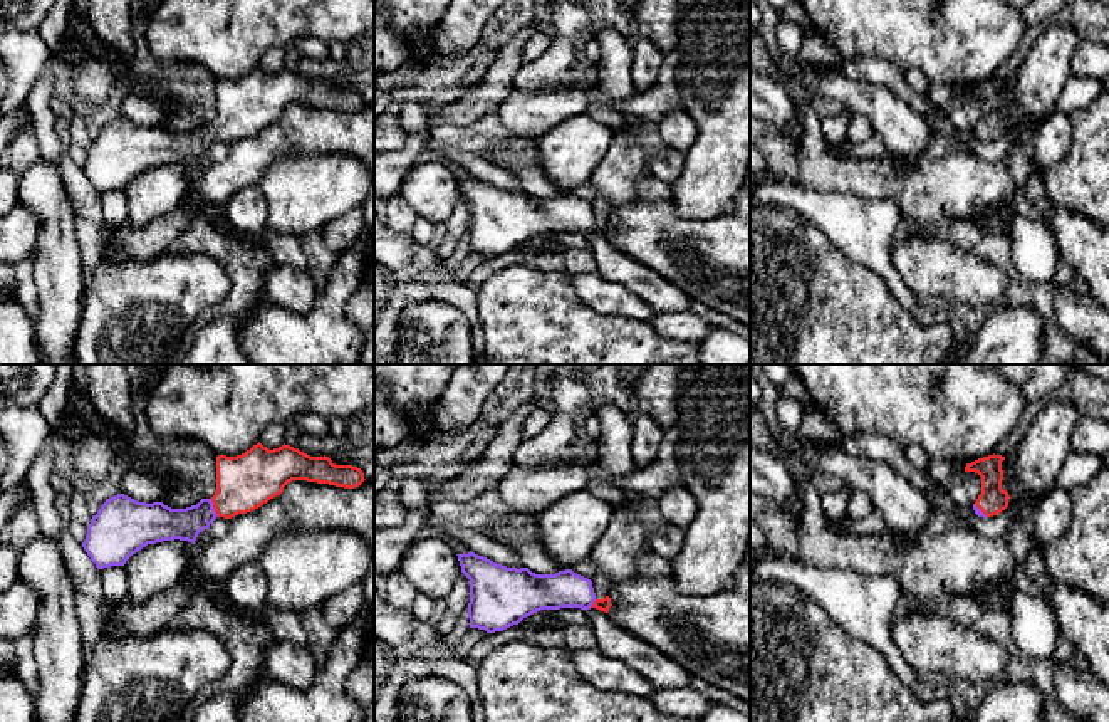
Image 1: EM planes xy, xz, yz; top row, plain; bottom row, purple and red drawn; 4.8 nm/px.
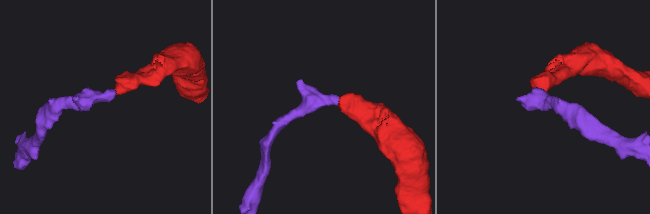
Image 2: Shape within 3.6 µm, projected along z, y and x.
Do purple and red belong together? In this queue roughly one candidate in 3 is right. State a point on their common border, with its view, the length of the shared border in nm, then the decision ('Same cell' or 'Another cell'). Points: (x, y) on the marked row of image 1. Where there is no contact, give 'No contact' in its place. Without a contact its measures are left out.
Touches purple at xy (212, 507). Shared border 100 nm. Same cell

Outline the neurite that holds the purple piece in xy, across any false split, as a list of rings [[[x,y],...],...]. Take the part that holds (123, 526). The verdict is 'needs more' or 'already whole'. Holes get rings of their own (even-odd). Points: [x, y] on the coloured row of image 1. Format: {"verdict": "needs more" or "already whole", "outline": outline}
{"verdict": "needs more", "outline": [[[260,442],[242,455],[216,457],[216,492],[186,509],[163,502],[138,502],[124,494],[107,499],[87,526],[84,551],[97,569],[124,566],[146,547],[163,541],[188,541],[216,517],[232,519],[252,512],[280,495],[292,480],[359,487],[366,479],[361,468],[336,465],[329,457],[310,457],[282,445],[268,450]]]}

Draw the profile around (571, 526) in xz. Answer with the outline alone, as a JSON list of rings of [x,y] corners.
[[[586,489],[574,492],[535,515],[545,552],[560,571],[591,556],[594,544],[606,532],[616,509],[591,495]]]

